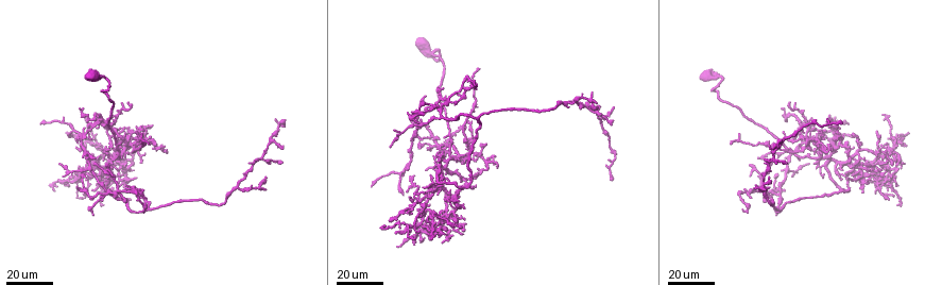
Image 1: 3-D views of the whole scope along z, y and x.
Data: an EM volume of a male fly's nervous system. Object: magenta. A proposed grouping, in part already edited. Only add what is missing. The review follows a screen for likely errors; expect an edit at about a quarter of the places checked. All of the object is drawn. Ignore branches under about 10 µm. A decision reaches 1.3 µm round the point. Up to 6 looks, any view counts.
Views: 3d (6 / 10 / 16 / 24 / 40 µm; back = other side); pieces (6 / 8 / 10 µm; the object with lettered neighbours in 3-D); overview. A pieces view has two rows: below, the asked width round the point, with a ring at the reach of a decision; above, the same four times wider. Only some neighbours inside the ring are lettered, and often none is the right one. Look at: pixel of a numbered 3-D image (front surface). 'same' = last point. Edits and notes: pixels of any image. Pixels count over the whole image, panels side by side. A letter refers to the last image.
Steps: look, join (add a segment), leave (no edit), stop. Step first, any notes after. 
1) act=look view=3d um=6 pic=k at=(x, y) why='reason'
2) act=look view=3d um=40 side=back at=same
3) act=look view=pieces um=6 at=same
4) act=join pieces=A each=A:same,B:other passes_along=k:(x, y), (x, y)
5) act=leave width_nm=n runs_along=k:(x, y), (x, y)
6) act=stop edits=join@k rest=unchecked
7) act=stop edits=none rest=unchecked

act=look view=3d um=24 pic=1 at=(140, 162) why='branch stops here'

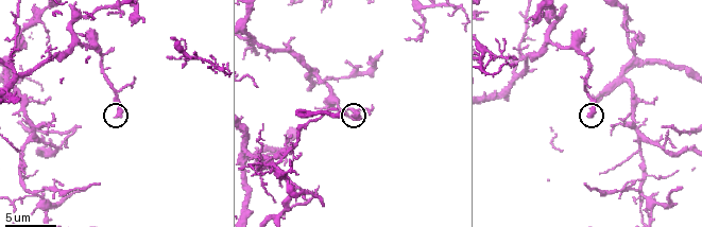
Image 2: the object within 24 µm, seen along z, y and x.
act=look view=pieces um=6 pic=2 at=(357, 111)

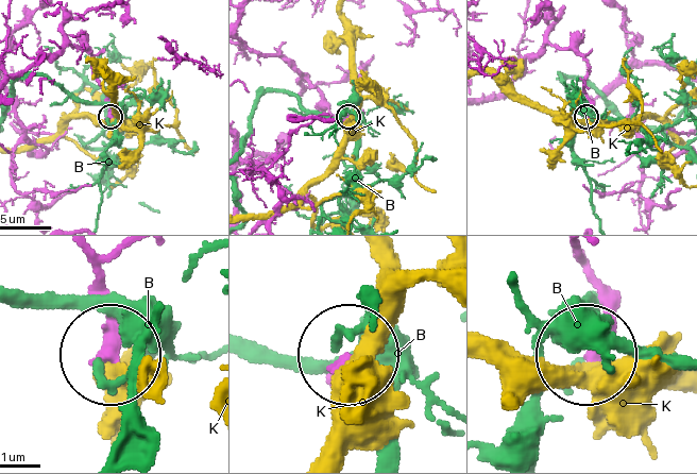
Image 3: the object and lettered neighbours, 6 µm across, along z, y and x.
act=leave each=B:other,K:other runs_along=3:(81, 253), (101, 293), (107, 351) found='no lettered segment goes on from it'

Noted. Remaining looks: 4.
act=look view=3d um=40 pic=1 at=(445, 228) why='free end'

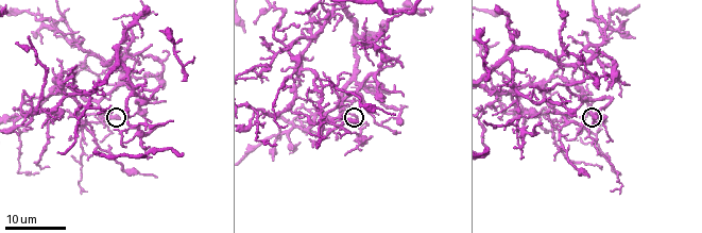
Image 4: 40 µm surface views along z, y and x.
act=look view=pieces um=10 pic=4 at=(595, 116)

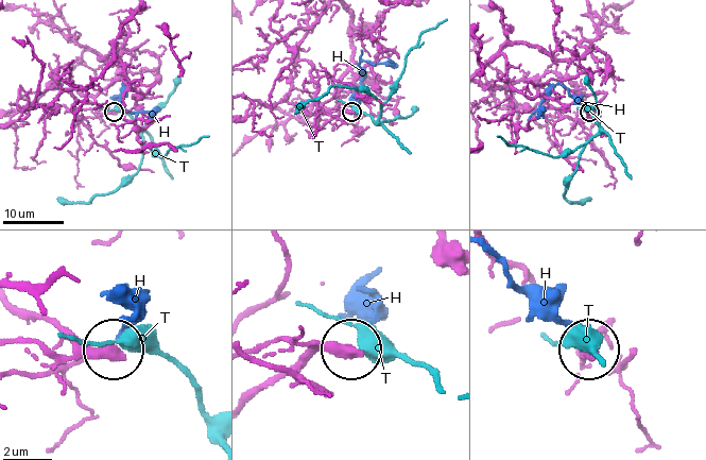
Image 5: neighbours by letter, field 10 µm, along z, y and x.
act=leave each=H:other,T:other found='none of them fits'

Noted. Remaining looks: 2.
act=look view=3d um=24 pic=1 at=(404, 196)

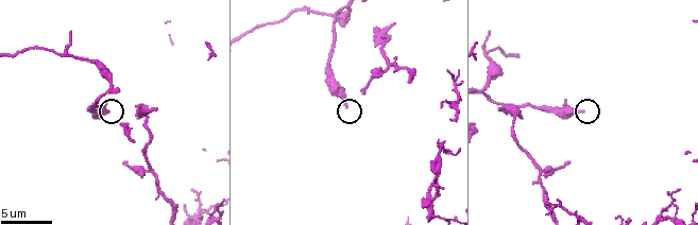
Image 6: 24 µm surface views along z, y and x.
act=look view=pieces um=10 pic=6 at=(347, 105)

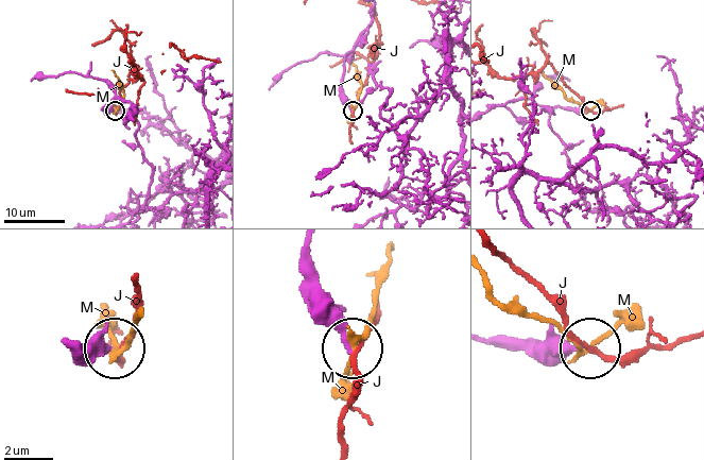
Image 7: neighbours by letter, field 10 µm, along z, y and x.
act=leave each=J:other,M:other runs_along=7:(491, 339), (586, 348) found='none of them fits'

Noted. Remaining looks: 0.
act=stop edits=none rest=unchecked

